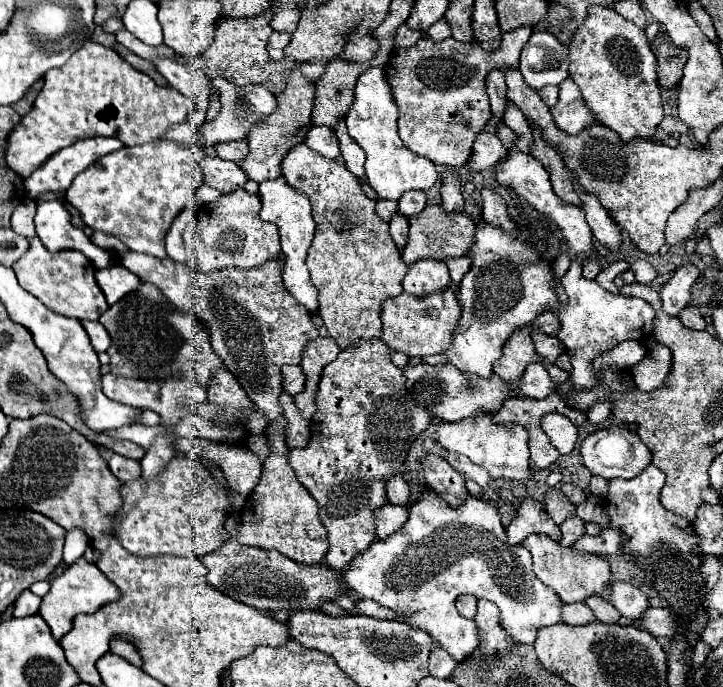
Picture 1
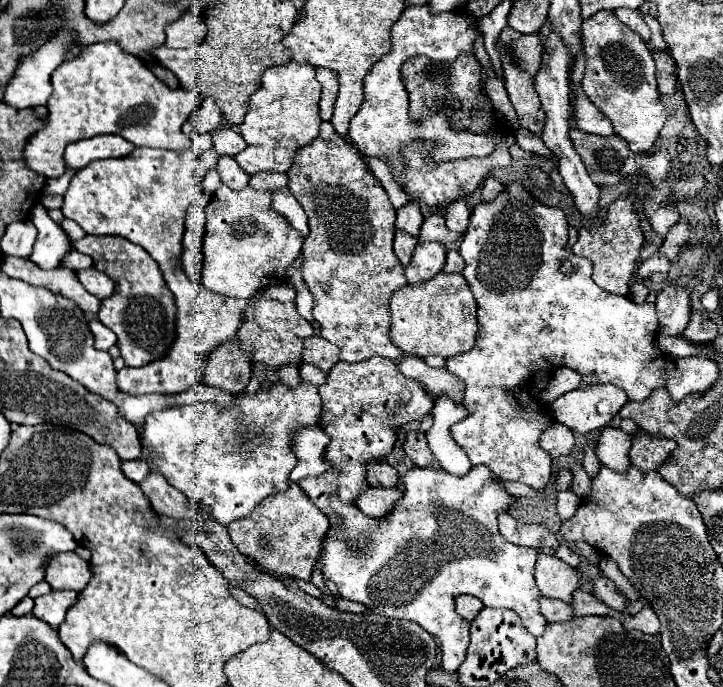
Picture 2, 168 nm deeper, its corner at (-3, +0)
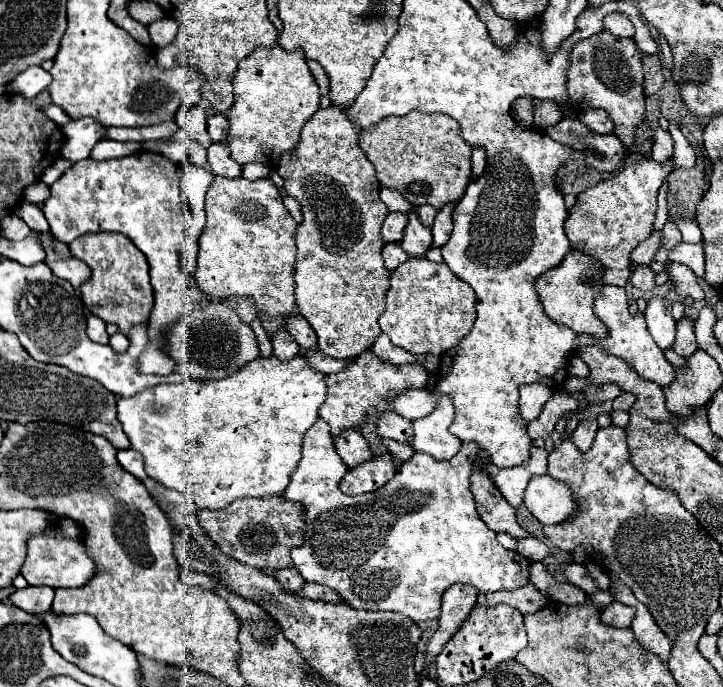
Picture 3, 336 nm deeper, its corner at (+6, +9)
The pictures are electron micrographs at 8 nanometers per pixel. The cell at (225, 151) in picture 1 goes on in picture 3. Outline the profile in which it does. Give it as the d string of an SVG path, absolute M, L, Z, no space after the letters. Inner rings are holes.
M211 115L207 119L207 131L209 131L211 141L223 143L227 139L227 133L229 133L229 121L223 115Z

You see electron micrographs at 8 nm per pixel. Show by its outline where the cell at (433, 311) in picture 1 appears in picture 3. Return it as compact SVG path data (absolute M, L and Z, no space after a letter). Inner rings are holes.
M411 257L405 263L401 263L391 273L391 287L387 291L387 311L379 317L381 331L389 335L391 343L413 353L413 355L441 355L455 345L473 329L475 323L475 293L473 289L461 281L445 263L433 263L425 257Z

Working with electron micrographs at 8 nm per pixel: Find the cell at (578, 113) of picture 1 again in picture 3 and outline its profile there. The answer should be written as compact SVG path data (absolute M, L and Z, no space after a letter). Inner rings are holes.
M587 109L579 113L579 121L583 121L591 131L595 133L611 133L613 131L613 123L609 119L609 115L603 109Z

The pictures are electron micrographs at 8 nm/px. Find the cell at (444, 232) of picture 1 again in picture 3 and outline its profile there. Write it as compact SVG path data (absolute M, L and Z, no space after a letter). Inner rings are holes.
M421 205L421 207L417 207L417 217L419 217L419 221L421 221L425 227L431 227L431 225L433 225L435 215L437 215L437 209L431 207L431 205Z

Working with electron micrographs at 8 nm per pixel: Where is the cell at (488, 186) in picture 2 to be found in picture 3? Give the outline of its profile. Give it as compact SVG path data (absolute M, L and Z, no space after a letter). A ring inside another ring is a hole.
M483 147L473 149L471 161L473 161L473 175L471 175L471 179L477 179L483 173L483 169L485 169L485 149Z

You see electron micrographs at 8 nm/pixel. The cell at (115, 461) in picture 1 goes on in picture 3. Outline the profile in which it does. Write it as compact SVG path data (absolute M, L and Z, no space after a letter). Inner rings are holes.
M125 449L117 453L117 461L121 463L121 467L125 471L129 471L133 477L137 477L139 481L147 479L147 473L143 469L143 457L135 451L135 449Z

